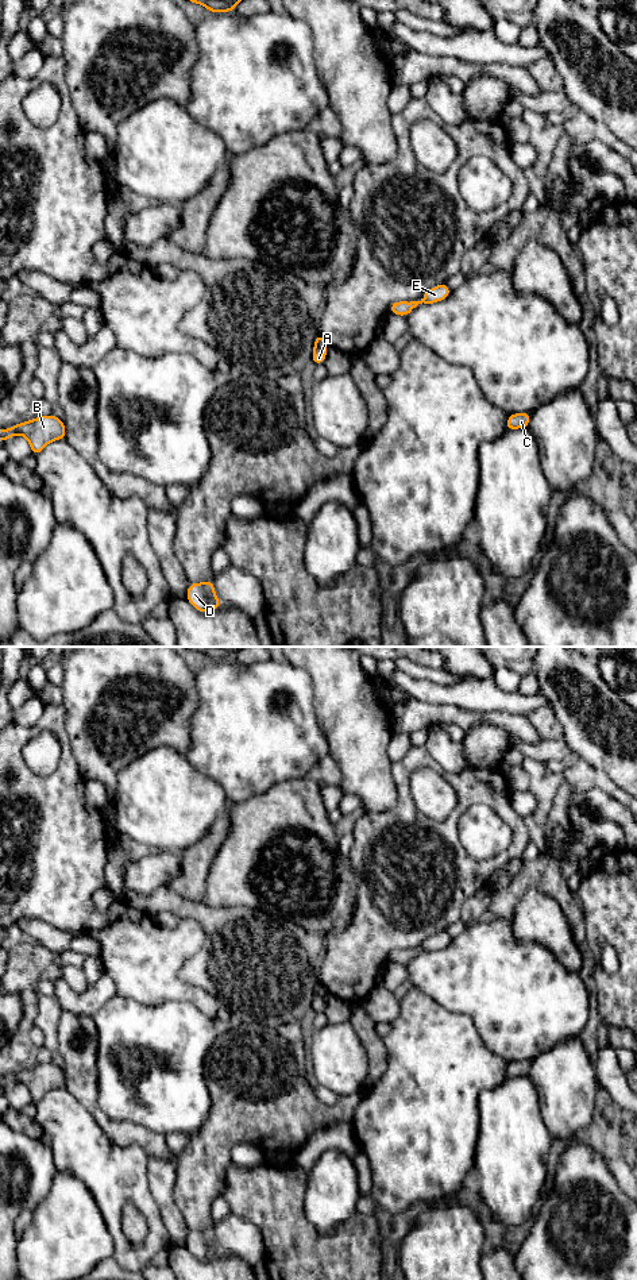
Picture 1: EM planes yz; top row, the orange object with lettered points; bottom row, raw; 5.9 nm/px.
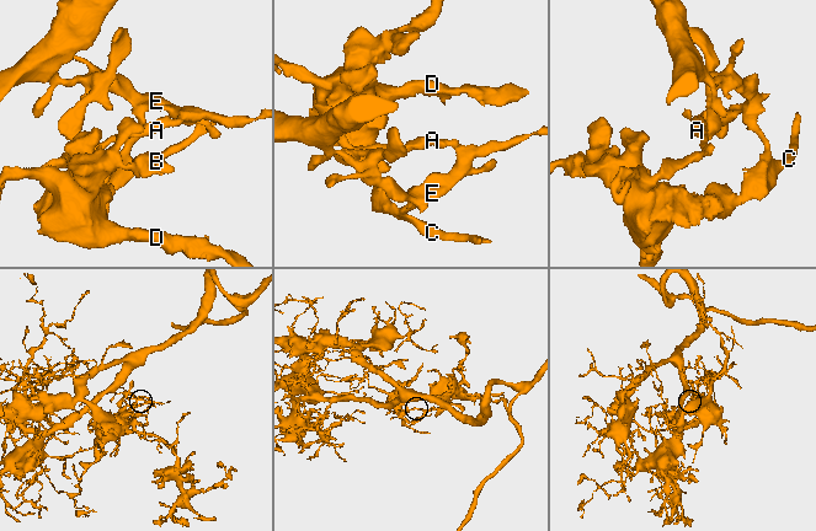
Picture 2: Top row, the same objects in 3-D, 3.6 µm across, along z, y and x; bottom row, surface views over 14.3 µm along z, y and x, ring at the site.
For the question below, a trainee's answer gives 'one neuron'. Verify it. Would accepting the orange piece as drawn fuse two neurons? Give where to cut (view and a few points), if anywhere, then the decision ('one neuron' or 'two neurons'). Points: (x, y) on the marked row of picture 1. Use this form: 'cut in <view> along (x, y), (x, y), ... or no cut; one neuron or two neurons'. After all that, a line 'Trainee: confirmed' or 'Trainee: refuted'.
cut in yz along (315, 344), (327, 347); two neurons
Trainee: refuted

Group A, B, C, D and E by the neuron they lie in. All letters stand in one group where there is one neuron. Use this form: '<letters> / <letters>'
A B C D / E

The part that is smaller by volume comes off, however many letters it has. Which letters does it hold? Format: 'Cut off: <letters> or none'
Cut off: A, B, C, D

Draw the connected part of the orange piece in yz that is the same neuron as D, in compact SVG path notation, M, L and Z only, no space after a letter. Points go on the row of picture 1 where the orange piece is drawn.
M212 579L202 583L189 583L185 597L190 605L201 613L211 613L220 608L221 599L215 594L215 585Z

